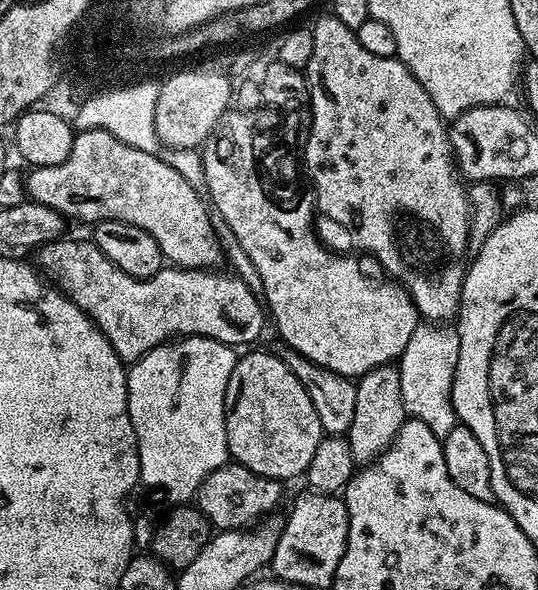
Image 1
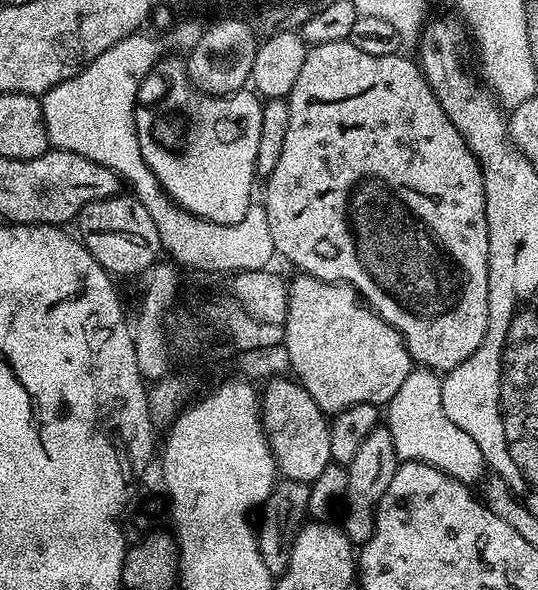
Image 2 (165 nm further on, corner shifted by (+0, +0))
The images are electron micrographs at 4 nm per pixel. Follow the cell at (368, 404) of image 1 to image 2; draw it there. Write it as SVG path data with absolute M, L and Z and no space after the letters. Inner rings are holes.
M377 426L366 436L366 442L358 446L358 454L354 454L354 458L346 466L348 477L342 509L342 527L352 545L363 546L375 533L376 508L386 488L390 486L397 467L398 457L394 450L394 440L390 438L390 430L387 426Z

